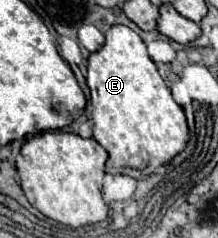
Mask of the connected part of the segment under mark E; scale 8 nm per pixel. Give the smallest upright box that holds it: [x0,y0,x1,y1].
[86,24,188,176]

